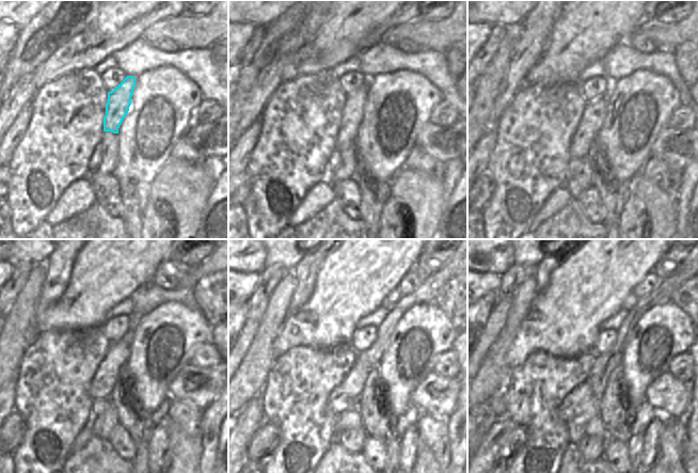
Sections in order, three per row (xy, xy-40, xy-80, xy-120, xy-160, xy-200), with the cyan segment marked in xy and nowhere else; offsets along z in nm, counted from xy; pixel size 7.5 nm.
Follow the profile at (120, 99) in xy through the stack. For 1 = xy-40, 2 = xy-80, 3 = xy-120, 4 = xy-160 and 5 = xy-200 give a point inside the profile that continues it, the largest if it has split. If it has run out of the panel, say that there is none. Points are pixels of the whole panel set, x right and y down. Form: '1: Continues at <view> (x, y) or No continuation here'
1: Continues at xy-40 (353, 111)
2: Continues at xy-80 (593, 115)
3: Continues at xy-120 (110, 372)
4: Continues at xy-160 (345, 396)
5: Continues at xy-200 (575, 401).

